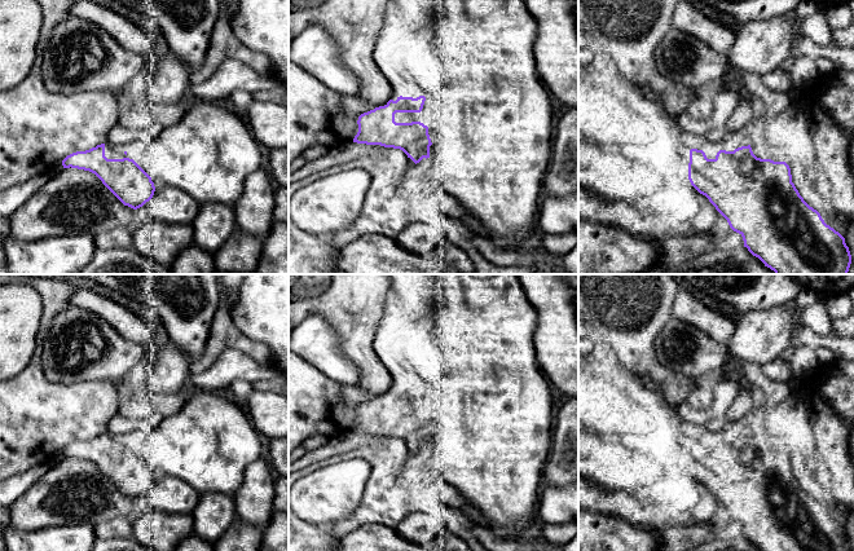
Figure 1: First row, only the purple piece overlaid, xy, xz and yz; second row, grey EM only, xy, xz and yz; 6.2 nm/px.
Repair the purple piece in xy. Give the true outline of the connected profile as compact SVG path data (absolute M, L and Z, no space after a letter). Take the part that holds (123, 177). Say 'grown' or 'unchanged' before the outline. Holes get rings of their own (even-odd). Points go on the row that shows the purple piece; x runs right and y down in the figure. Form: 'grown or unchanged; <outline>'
grown; M140 140L115 145L105 142L67 155L62 166L94 173L124 206L137 210L157 190L155 180L145 171L144 154L145 144Z

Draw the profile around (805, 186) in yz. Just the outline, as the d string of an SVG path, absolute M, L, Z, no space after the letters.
M797 175L794 177L794 186L800 195L816 211L822 211L822 197L818 193L815 185L811 180L804 175Z

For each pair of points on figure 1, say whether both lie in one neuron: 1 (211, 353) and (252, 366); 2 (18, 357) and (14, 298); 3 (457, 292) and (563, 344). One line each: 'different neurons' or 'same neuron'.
1: different neurons
2: same neuron
3: different neurons

